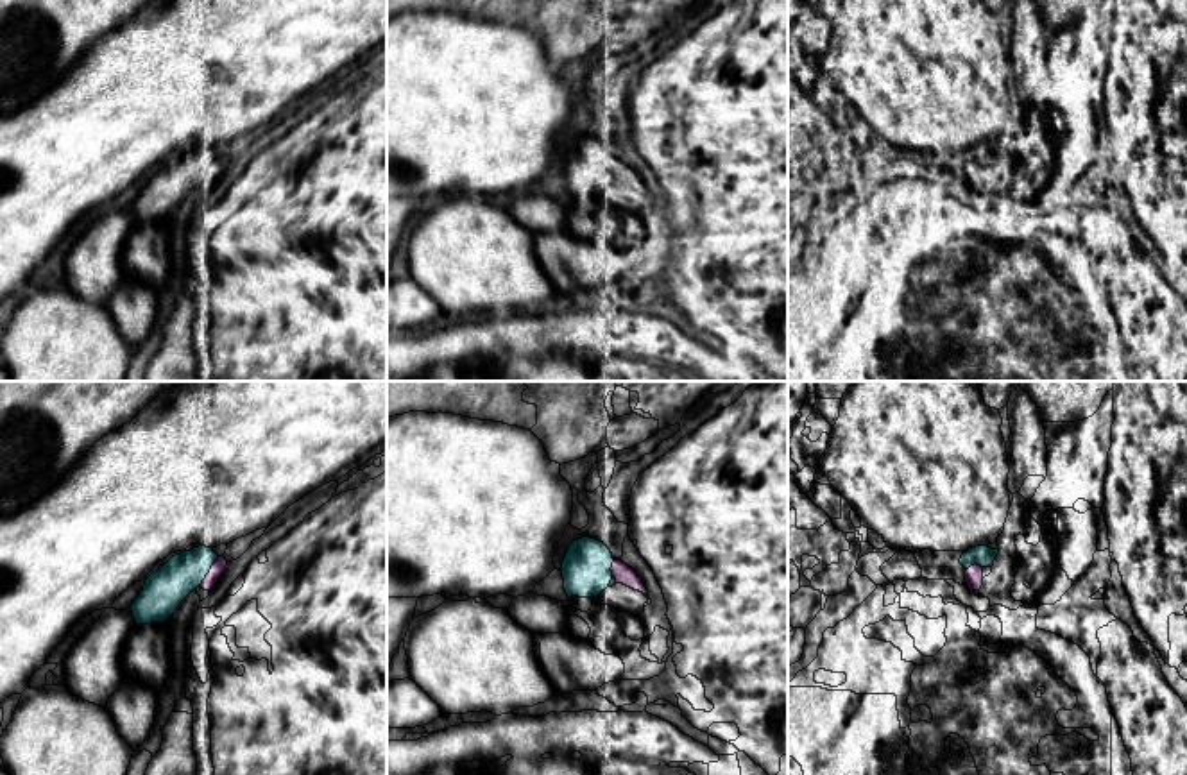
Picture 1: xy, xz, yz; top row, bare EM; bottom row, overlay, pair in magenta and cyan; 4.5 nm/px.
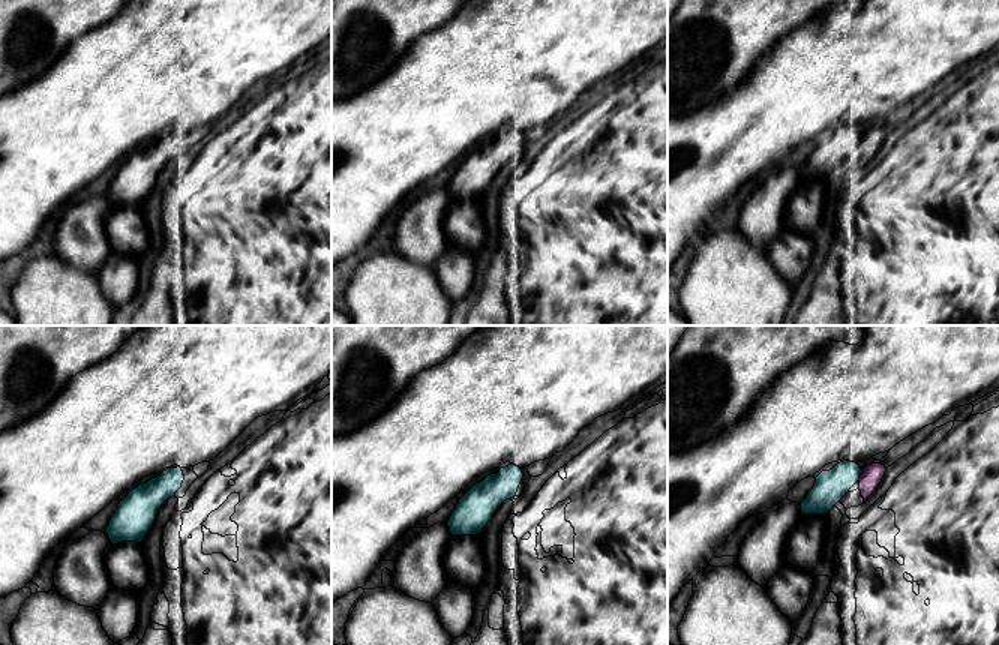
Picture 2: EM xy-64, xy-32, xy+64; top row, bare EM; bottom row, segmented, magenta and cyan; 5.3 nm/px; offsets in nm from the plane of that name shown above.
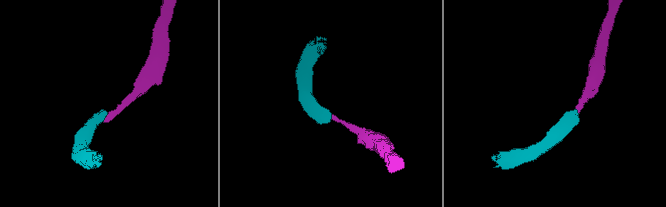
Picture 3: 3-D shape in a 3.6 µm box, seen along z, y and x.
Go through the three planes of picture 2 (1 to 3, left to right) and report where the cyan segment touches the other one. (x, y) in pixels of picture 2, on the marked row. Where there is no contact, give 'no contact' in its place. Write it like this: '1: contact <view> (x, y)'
1: no contact
2: no contact
3: contact xy+64 (860, 476)

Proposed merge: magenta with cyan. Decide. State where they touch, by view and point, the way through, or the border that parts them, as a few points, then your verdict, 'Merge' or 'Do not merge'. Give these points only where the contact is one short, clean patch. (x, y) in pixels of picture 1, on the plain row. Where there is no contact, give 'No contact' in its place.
Touches magenta at xy (210, 170). Merge

